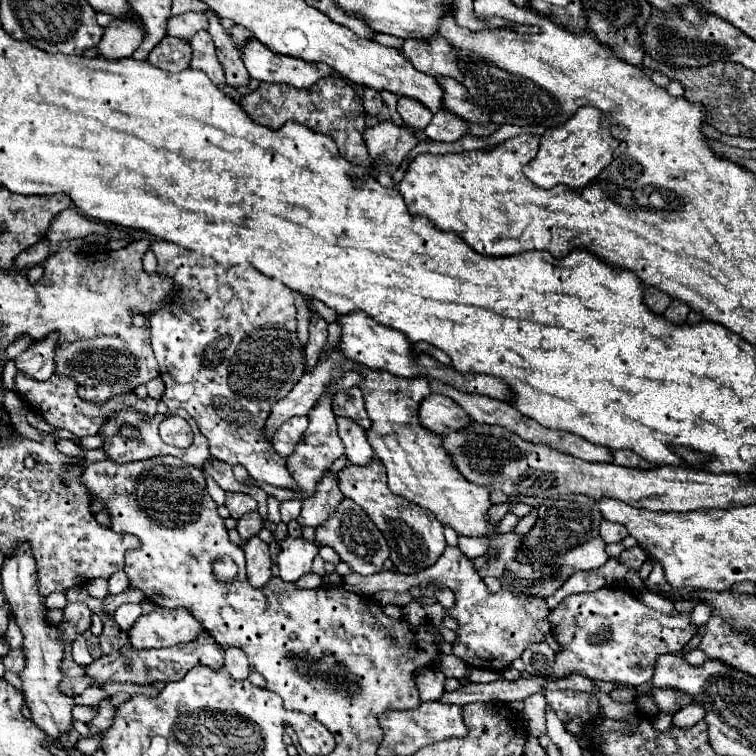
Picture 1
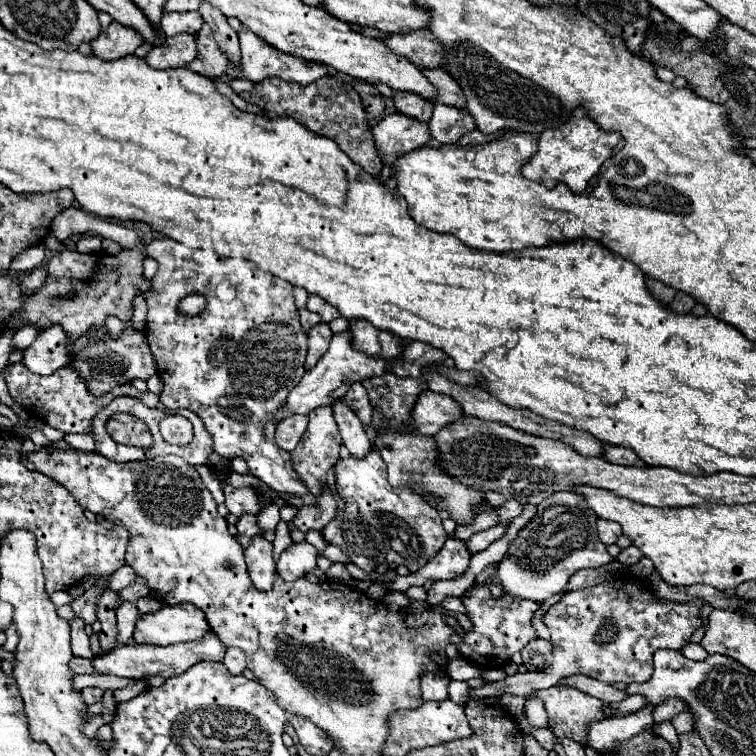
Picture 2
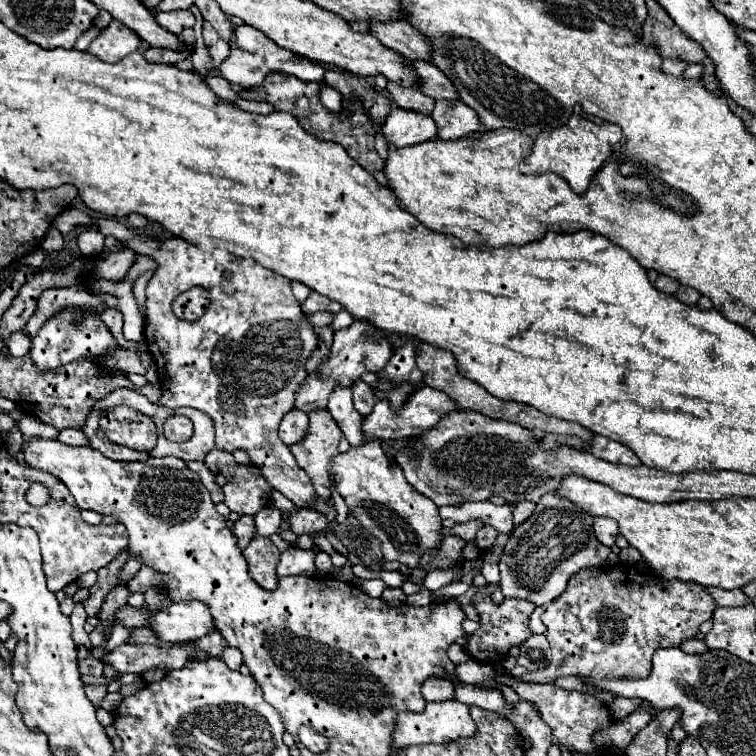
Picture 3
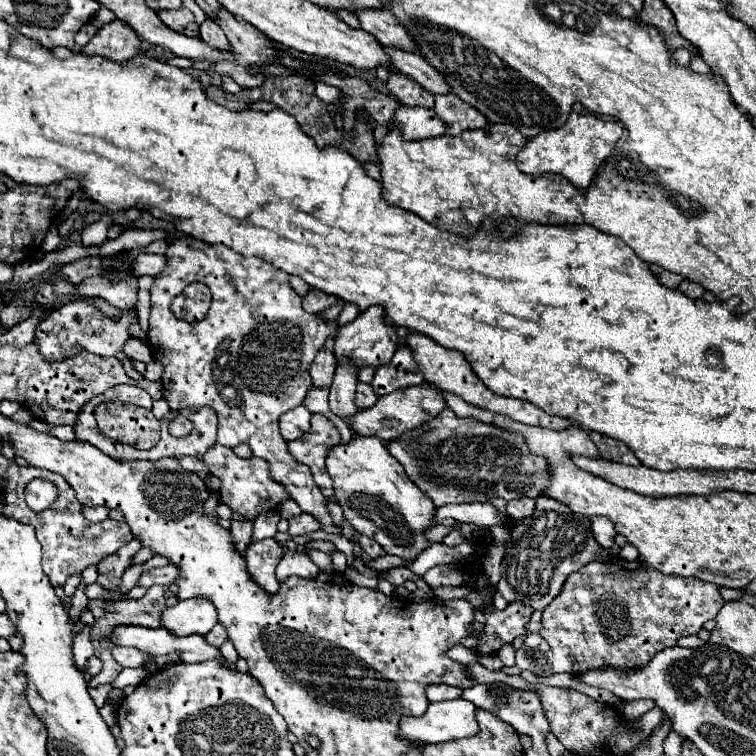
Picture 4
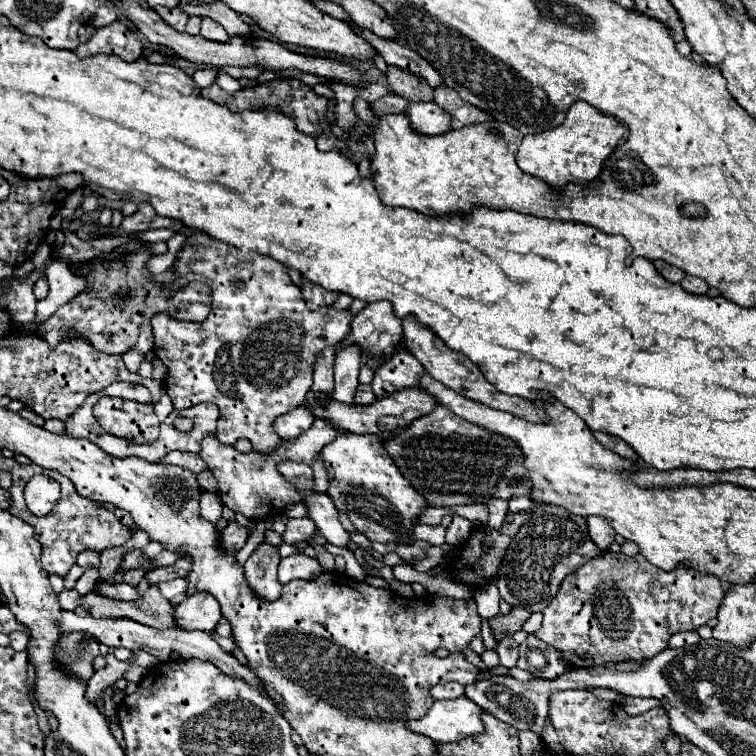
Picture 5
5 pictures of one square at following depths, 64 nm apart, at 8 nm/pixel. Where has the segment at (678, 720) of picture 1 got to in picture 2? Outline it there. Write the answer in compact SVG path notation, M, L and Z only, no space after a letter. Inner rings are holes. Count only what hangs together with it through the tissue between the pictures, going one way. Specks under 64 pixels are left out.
M684 710L684 712L680 712L678 716L672 718L672 724L674 724L678 734L686 734L686 732L692 730L692 714L688 710Z

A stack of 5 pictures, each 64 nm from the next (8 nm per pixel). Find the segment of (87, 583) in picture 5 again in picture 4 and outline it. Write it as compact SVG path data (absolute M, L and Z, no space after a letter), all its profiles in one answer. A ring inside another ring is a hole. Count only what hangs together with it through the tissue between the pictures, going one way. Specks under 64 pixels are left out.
M80 584L78 588L76 588L76 592L74 592L74 596L72 596L72 608L70 608L70 616L72 616L72 620L78 620L78 614L80 614L80 610L84 610L86 608L86 604L88 604L88 598L86 598L86 584Z

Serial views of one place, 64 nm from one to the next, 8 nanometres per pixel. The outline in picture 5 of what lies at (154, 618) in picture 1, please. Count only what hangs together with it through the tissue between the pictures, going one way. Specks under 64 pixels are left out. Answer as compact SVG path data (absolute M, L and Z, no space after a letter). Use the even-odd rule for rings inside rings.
M196 592L174 608L174 618L184 630L212 632L222 618L218 600L208 592Z

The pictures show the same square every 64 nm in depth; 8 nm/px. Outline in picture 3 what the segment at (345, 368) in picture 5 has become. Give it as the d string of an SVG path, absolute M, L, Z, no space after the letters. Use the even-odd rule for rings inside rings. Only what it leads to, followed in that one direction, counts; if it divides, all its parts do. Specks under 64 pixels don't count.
M336 386L336 390L330 394L328 400L328 412L342 428L344 436L348 438L350 446L364 444L364 434L360 432L360 414L356 412L352 404L352 386Z

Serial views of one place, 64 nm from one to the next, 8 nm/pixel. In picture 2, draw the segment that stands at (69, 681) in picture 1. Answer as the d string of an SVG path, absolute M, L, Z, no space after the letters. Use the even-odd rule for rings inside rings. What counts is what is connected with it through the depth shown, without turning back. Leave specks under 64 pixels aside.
M82 674L82 676L76 676L74 678L74 686L78 690L86 688L86 686L98 686L102 690L118 690L118 688L124 688L132 684L130 680L126 678L118 678L118 676L104 676L104 674Z

